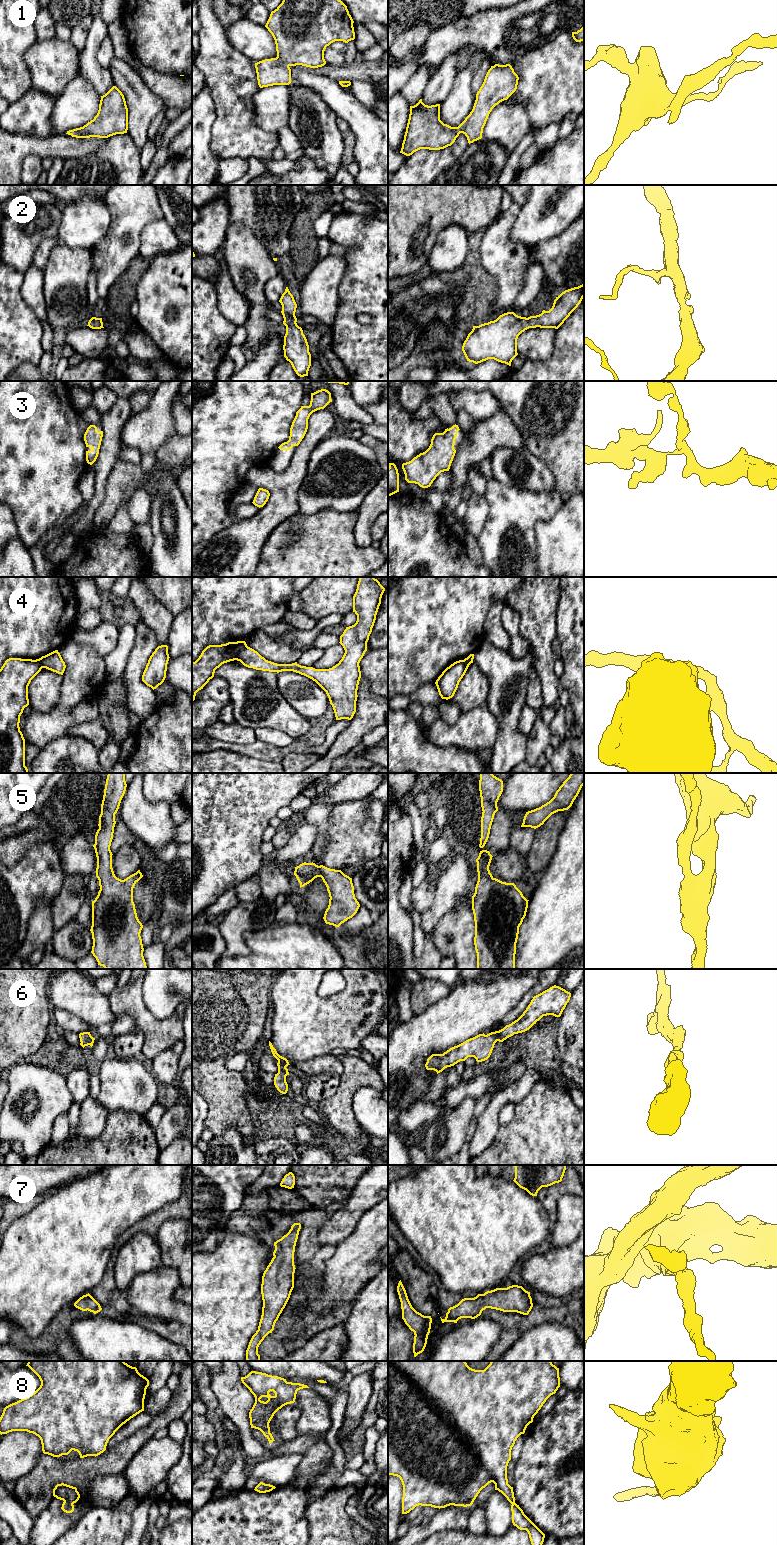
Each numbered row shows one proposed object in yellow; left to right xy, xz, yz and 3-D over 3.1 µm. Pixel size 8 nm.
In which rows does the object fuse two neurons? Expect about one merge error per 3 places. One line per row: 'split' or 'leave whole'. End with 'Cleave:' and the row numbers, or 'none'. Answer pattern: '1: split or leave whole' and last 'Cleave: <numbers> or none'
1: leave whole
2: leave whole
3: leave whole
4: split
5: leave whole
6: leave whole
7: leave whole
8: leave whole
Cleave: 4

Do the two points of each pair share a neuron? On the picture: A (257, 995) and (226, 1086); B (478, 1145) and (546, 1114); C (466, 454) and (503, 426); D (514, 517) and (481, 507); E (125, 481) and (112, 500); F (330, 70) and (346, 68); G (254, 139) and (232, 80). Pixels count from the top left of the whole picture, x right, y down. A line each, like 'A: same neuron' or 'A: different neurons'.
A: same neuron
B: different neurons
C: same neuron
D: different neurons
E: same neuron
F: same neuron
G: same neuron

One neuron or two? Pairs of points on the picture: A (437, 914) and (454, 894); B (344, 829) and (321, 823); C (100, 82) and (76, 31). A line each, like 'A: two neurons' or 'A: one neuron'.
A: one neuron
B: two neurons
C: two neurons

